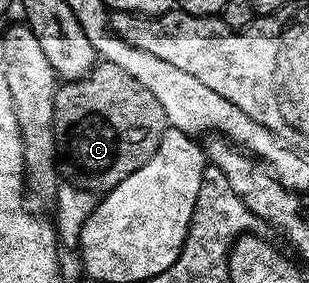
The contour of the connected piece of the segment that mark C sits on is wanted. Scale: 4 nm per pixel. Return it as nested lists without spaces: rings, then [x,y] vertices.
[[[101,60],[96,68],[82,79],[64,81],[57,88],[54,95],[54,135],[56,136],[56,147],[59,156],[62,158],[63,164],[64,161],[68,164],[68,169],[72,172],[72,177],[70,177],[71,184],[79,186],[81,189],[91,190],[96,195],[107,193],[118,183],[122,183],[122,179],[126,179],[126,175],[134,175],[134,171],[138,171],[138,167],[142,167],[142,163],[149,161],[159,145],[160,137],[167,131],[168,127],[169,123],[166,119],[166,111],[162,109],[162,103],[158,103],[158,99],[146,87],[142,87],[142,83],[138,83],[138,79],[134,79],[126,71],[122,71],[122,67],[114,67],[114,63],[106,60]]]

